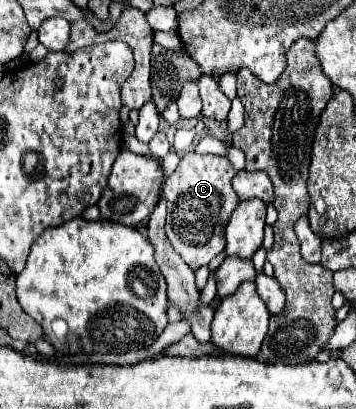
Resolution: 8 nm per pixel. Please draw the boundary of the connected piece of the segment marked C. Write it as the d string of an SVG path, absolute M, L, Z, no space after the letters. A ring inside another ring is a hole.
M185 153L177 169L165 179L163 197L167 199L167 237L173 249L183 261L197 271L207 265L225 249L225 227L233 209L239 203L237 193L231 187L231 177L237 171L231 167L227 157Z

